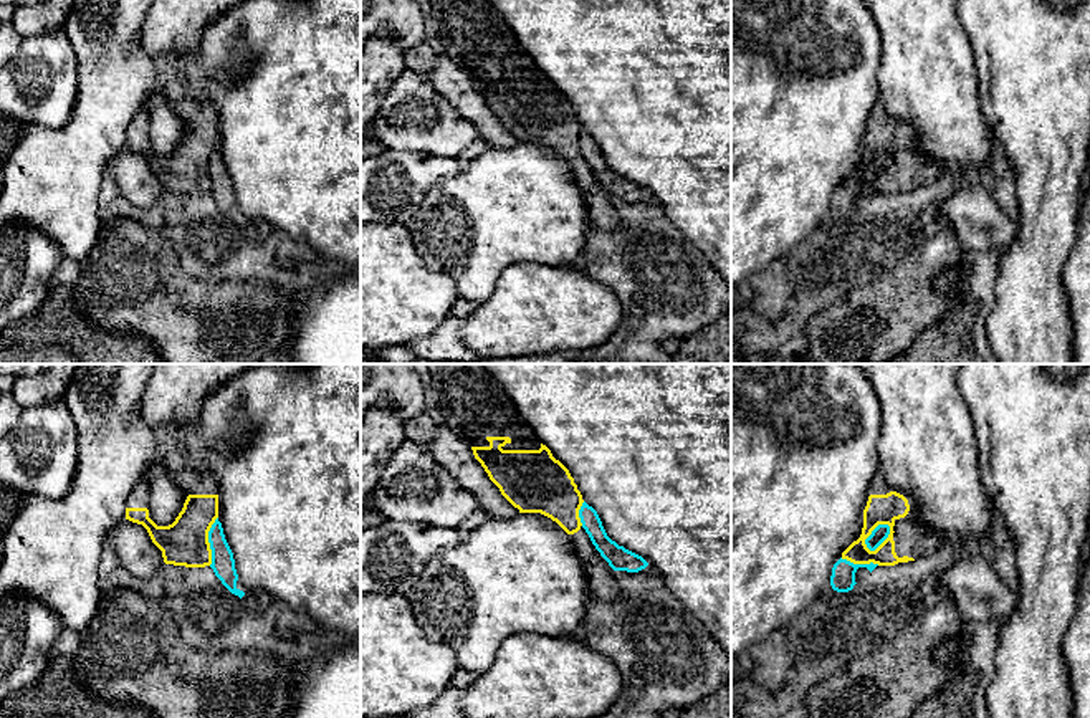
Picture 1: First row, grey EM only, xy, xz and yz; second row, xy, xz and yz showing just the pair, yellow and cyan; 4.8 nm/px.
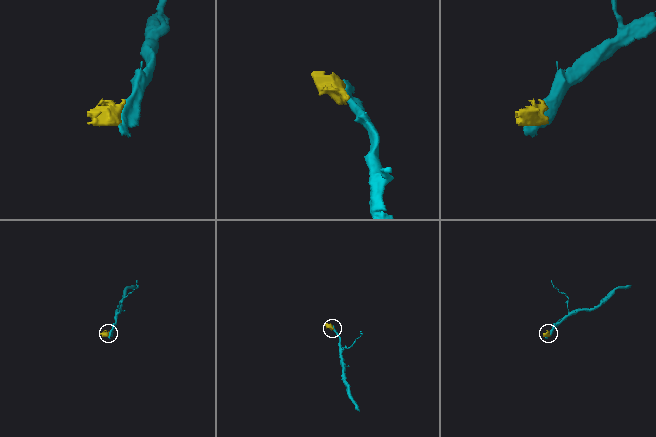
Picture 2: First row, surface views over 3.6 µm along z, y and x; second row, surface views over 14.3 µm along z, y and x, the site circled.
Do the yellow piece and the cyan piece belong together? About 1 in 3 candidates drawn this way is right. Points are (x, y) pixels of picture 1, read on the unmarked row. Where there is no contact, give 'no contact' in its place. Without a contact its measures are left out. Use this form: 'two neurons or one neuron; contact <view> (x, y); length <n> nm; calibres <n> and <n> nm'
two neurons; contact yz (887, 167); length 170 nm; calibres 140 and 80 nm

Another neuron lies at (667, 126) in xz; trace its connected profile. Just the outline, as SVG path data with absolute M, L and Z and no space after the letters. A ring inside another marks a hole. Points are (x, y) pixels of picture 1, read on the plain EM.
M486 0L574 108L619 175L642 185L731 288L731 0Z

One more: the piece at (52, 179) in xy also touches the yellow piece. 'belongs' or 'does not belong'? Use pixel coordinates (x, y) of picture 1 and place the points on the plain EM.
does not belong

